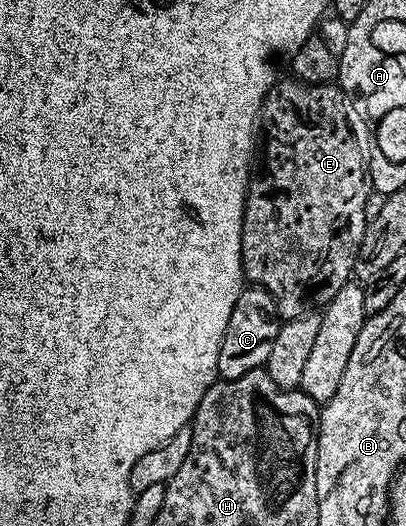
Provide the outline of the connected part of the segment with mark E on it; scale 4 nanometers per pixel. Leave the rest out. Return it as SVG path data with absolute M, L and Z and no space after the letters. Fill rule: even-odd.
M287 77L287 79L280 78L275 86L271 88L271 92L265 97L263 102L263 110L261 112L261 146L257 151L257 166L254 168L251 176L251 181L247 185L247 200L245 201L245 209L243 210L243 232L241 233L241 257L243 258L243 274L248 284L256 287L263 287L275 298L275 311L280 320L286 321L288 319L296 319L307 312L322 308L331 298L333 293L337 293L337 289L341 289L341 285L345 285L353 275L355 270L355 258L359 252L359 246L363 240L363 234L367 228L368 219L365 217L365 201L367 200L367 192L369 190L369 172L365 162L364 152L361 150L361 143L355 140L355 135L351 132L351 123L347 120L349 116L349 104L343 94L342 87L336 85L334 82L327 83L303 83L302 80L294 77Z

